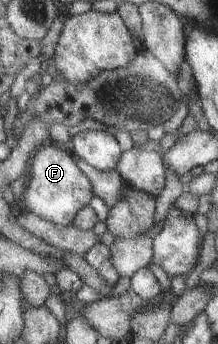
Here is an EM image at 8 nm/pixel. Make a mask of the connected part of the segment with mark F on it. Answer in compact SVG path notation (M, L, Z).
M48 142L36 152L32 163L32 177L19 205L23 211L35 215L56 225L68 226L75 223L80 213L93 199L92 179L79 167L65 146Z

